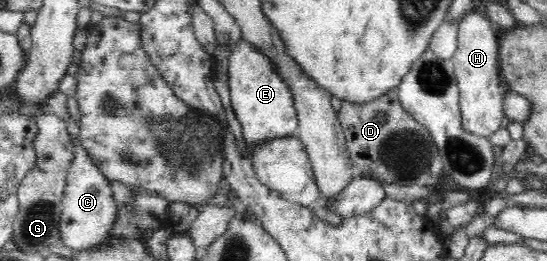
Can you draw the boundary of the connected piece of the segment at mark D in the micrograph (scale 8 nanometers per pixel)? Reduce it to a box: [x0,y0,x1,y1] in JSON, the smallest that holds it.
[337,89,442,186]

